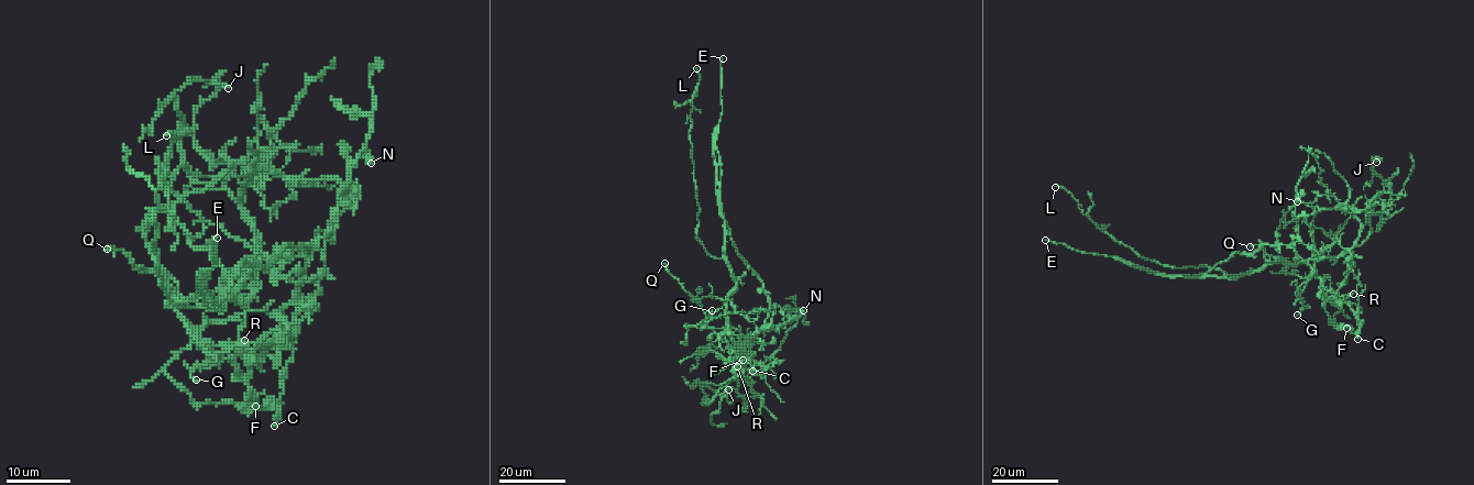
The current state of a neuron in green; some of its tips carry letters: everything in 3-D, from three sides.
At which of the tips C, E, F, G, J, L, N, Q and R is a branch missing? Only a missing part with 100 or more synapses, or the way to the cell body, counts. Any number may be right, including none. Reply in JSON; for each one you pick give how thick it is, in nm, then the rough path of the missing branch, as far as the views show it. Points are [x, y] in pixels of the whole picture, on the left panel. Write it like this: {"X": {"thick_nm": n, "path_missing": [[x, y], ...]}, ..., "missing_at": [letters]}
{"E": {"thick_nm": 180, "path_missing": [[217, 238], [223, 233], [230, 240], [263, 237], [323, 199], [362, 187]]}, "missing_at": ["E"]}

